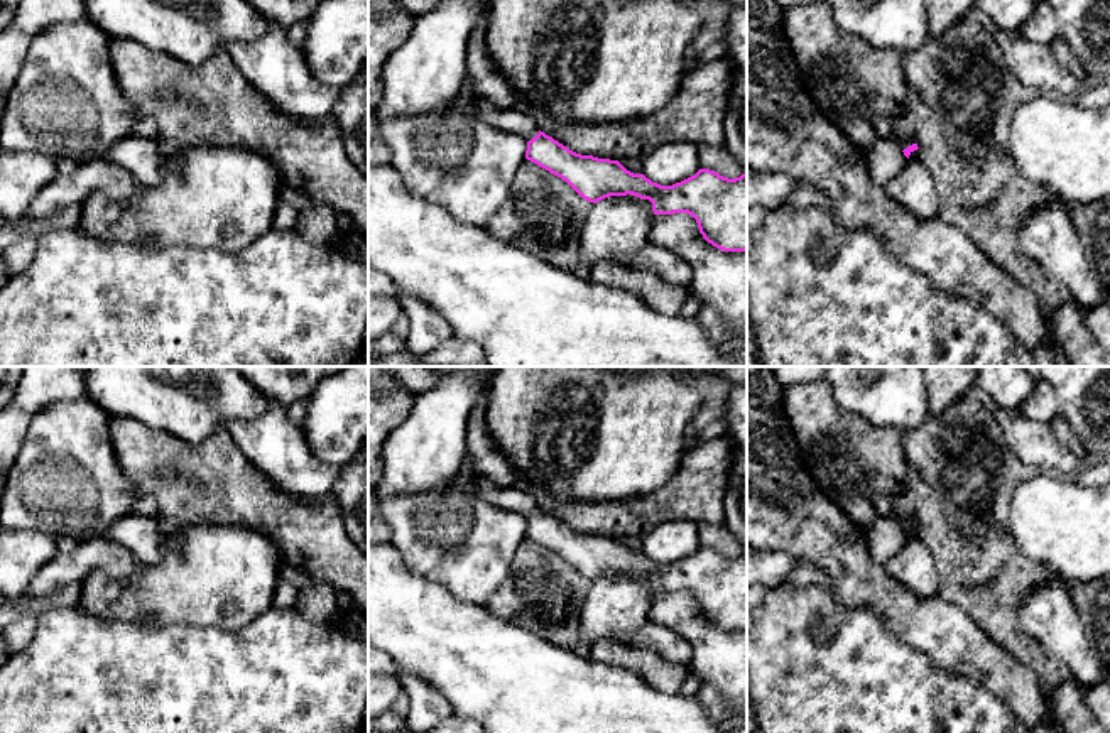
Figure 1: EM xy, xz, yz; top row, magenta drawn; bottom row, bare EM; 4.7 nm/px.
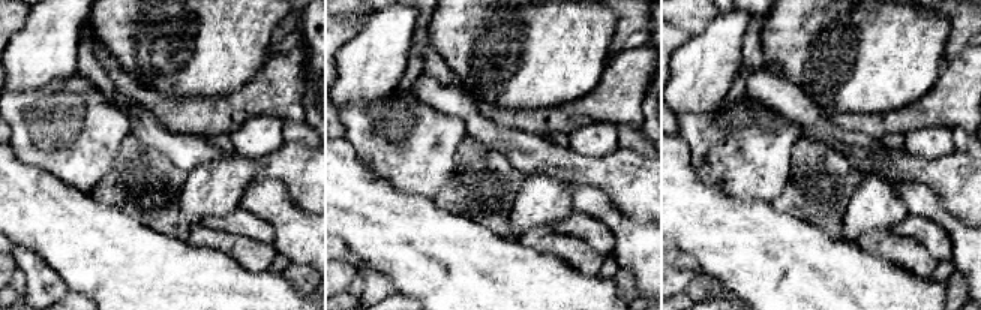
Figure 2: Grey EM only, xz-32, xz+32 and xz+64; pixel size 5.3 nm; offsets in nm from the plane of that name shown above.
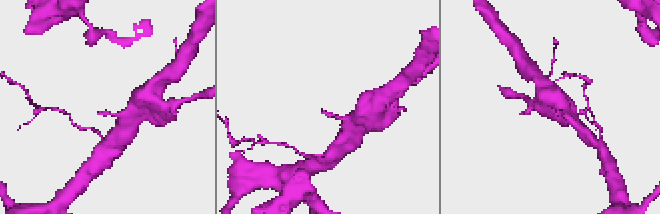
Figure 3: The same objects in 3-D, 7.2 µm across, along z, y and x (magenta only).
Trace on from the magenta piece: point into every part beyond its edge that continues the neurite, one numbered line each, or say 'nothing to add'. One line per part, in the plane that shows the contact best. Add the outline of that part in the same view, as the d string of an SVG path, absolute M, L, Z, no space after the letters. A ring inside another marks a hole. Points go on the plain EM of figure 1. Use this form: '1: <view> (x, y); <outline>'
1: xz (512, 499); M473 475L473 478L476 481L476 491L492 505L514 513L520 513L527 520L539 512L539 505L531 493L514 485L502 488L495 485L490 478L482 475Z

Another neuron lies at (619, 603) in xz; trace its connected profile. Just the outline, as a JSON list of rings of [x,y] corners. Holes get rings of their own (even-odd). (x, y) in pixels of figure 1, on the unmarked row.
[[[632,573],[593,581],[581,608],[581,642],[595,643],[642,628],[652,618],[654,595],[652,581]]]

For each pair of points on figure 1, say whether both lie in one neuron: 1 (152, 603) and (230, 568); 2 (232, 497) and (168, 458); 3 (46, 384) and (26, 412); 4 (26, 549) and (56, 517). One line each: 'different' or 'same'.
1: same
2: same
3: same
4: different

